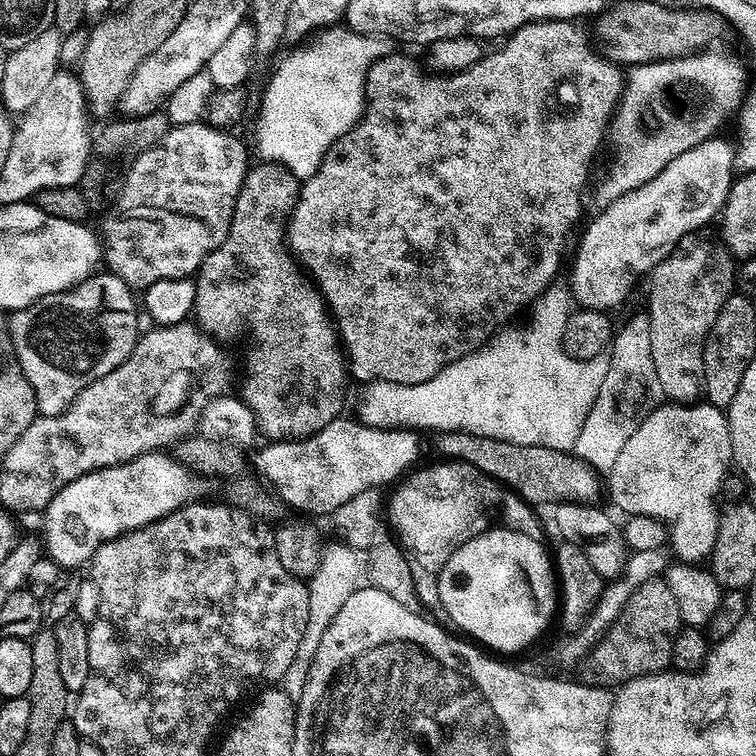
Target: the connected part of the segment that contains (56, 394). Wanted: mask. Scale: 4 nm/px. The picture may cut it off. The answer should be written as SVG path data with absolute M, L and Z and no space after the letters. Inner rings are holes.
M104 270L89 276L81 284L75 284L69 291L43 296L41 300L19 308L7 317L10 338L14 342L22 374L26 374L30 386L34 386L36 410L39 415L61 416L78 398L78 394L82 394L82 390L90 386L90 382L110 374L110 370L126 362L142 332L140 320L136 317L138 300L132 296L135 296L133 289L129 288L126 282L122 282L122 278Z

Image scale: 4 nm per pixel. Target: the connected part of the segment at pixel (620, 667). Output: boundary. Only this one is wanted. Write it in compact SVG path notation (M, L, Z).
M641 579L638 590L634 590L619 618L587 653L588 672L593 676L589 677L600 686L619 686L639 676L652 676L655 672L665 671L672 663L675 640L681 629L678 602L667 579Z

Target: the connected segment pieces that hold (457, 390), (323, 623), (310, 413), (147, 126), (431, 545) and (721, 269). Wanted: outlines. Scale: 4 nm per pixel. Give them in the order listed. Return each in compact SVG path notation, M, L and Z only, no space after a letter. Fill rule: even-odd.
M560 282L553 283L531 309L532 325L529 328L497 335L480 351L472 352L444 367L434 378L424 383L371 383L367 388L372 413L366 417L367 421L381 427L397 424L416 430L424 428L430 432L462 430L463 433L498 438L499 441L512 441L515 445L542 446L559 452L573 451L586 415L590 412L609 369L607 359L579 360L565 350L566 322L570 322L573 311L574 297L571 291L565 285L563 288Z
M343 542L335 543L329 543L325 547L318 570L307 581L310 614L306 618L306 630L302 630L302 638L298 641L294 662L290 662L290 670L286 670L282 681L282 691L293 702L299 702L302 692L306 690L306 678L310 678L310 666L314 662L314 654L318 654L322 634L326 634L330 622L334 622L334 617L338 615L338 610L342 610L342 605L348 601L350 594L366 584L366 568L362 563L361 553Z
M260 162L257 165L257 168L249 167L244 175L240 193L234 202L234 214L230 218L230 230L226 238L204 257L200 271L195 273L194 318L208 330L232 328L239 320L244 320L245 326L252 331L253 342L256 343L256 348L248 354L248 377L244 380L242 393L244 405L255 414L261 437L268 436L264 438L272 442L302 440L330 426L330 422L341 419L346 362L323 297L311 283L306 284L292 269L293 261L286 255L286 221L296 204L298 181L283 168L270 162Z
M160 110L141 116L124 116L119 118L120 120L116 119L109 119L97 136L95 133L90 144L91 160L78 185L82 198L86 198L88 207L93 213L100 211L103 213L113 203L113 193L118 188L117 177L121 175L122 169L137 160L143 152L153 148L168 133L170 127L167 116Z
M444 460L436 463L440 464L432 464L429 468L417 467L411 474L405 475L391 489L392 497L389 500L387 497L386 500L386 520L400 547L408 553L412 562L433 570L439 570L450 558L450 554L454 554L458 546L470 542L470 538L478 538L478 534L490 528L508 528L508 520L500 516L500 508L484 504L484 496L472 496L472 492L480 492L480 488L488 488L488 484L492 484L492 488L497 488L501 484L499 480L482 474L482 470L469 464L468 472L464 472L462 460Z
M693 234L682 238L676 249L652 269L647 281L646 311L650 318L650 358L654 358L655 374L658 375L664 396L675 403L691 403L701 395L705 376L704 343L709 330L714 326L714 318L718 318L722 310L722 302L733 295L738 284L737 261L715 235L704 235L708 234Z

